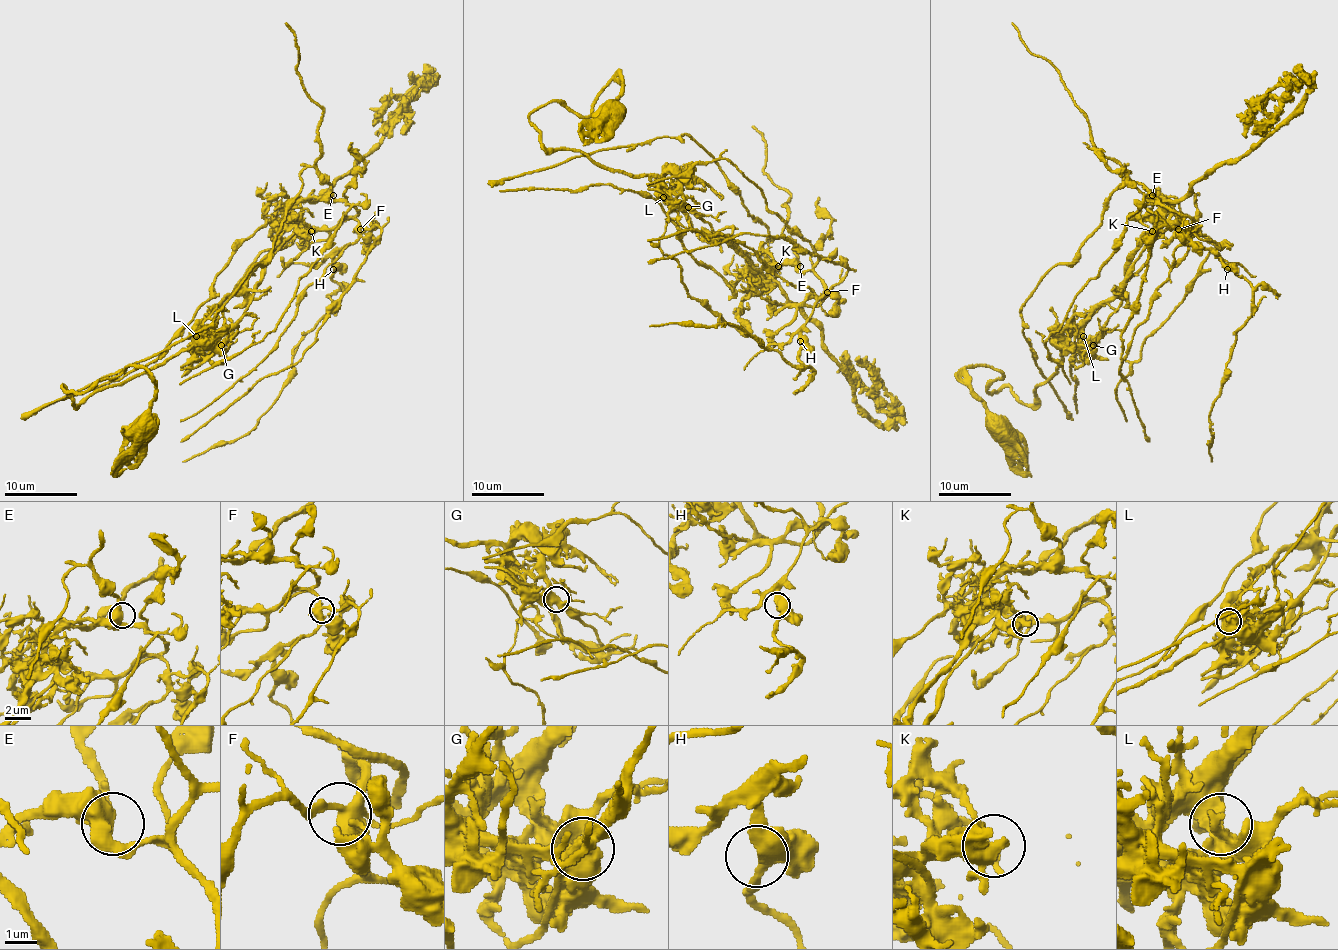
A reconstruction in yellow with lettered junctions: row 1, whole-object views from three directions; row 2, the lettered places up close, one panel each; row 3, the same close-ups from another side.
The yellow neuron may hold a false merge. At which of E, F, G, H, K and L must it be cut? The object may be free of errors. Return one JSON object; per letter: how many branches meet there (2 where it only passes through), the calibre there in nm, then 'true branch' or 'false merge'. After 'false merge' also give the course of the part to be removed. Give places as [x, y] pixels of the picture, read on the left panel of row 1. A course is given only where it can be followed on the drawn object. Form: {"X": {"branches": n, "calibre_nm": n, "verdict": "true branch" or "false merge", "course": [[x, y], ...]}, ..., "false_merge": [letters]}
{"E": {"branches": 3, "calibre_nm": 460, "verdict": "true branch"}, "F": {"branches": 5, "calibre_nm": 440, "verdict": "true branch"}, "G": {"branches": 5, "calibre_nm": 440, "verdict": "false merge", "course": [[222, 345], [296, 227], [287, 205], [329, 189], [313, 167], [271, 256], [207, 325], [20, 418]]}, "H": {"branches": 4, "calibre_nm": 440, "verdict": "true branch"}, "K": {"branches": 4, "calibre_nm": 400, "verdict": "true branch"}, "L": {"branches": 4, "calibre_nm": 440, "verdict": "true branch"}, "false_merge": ["G"]}

